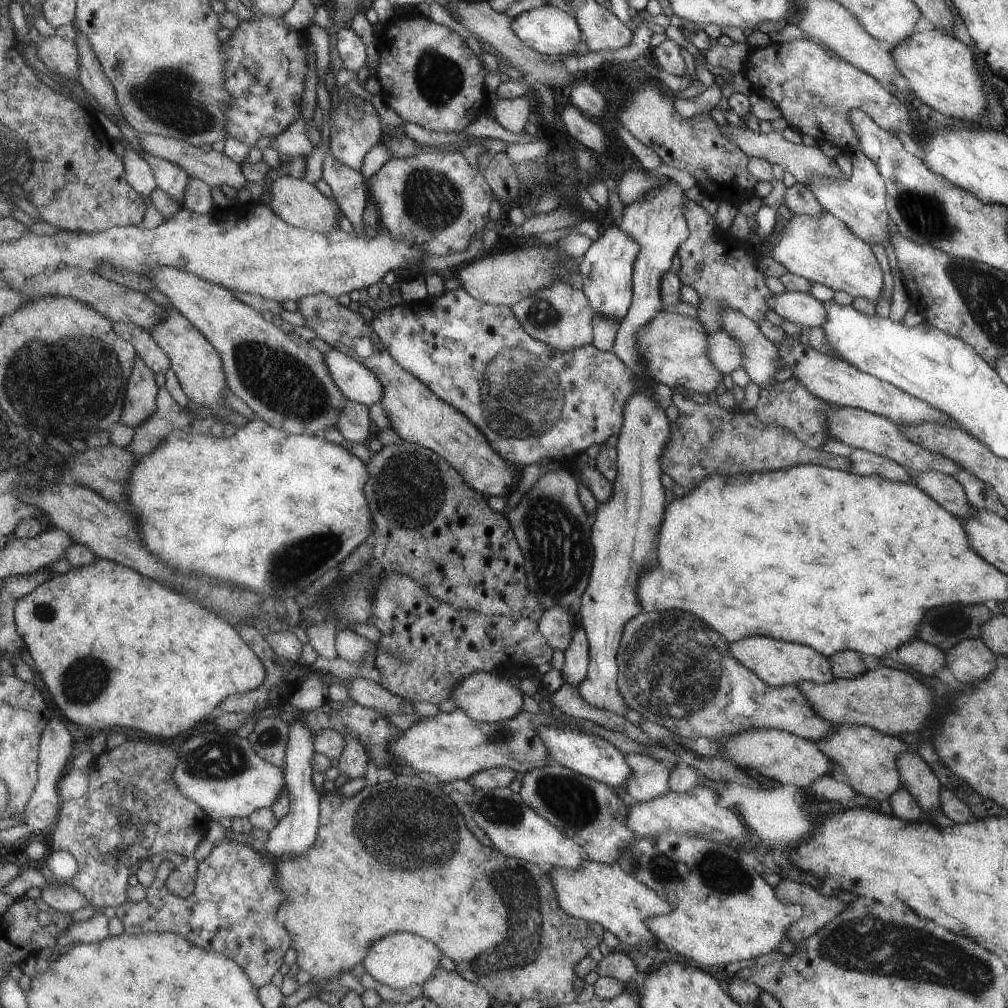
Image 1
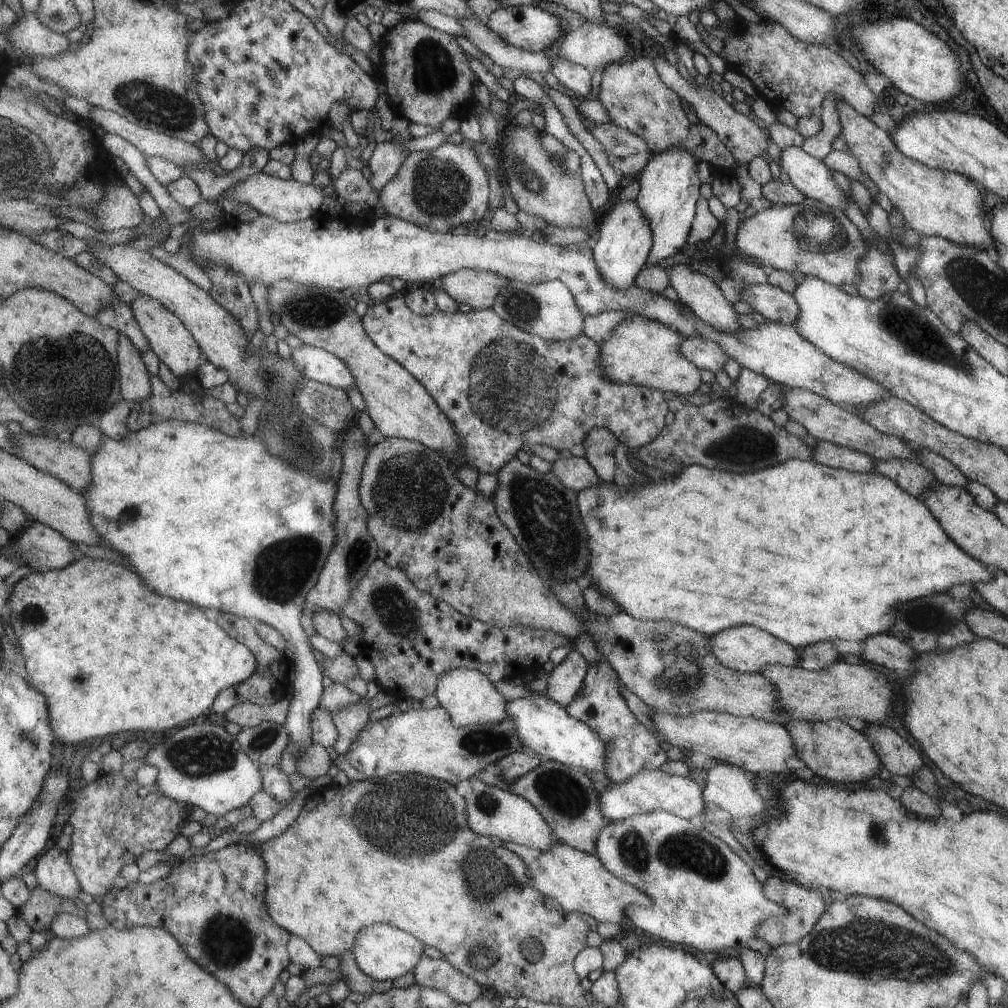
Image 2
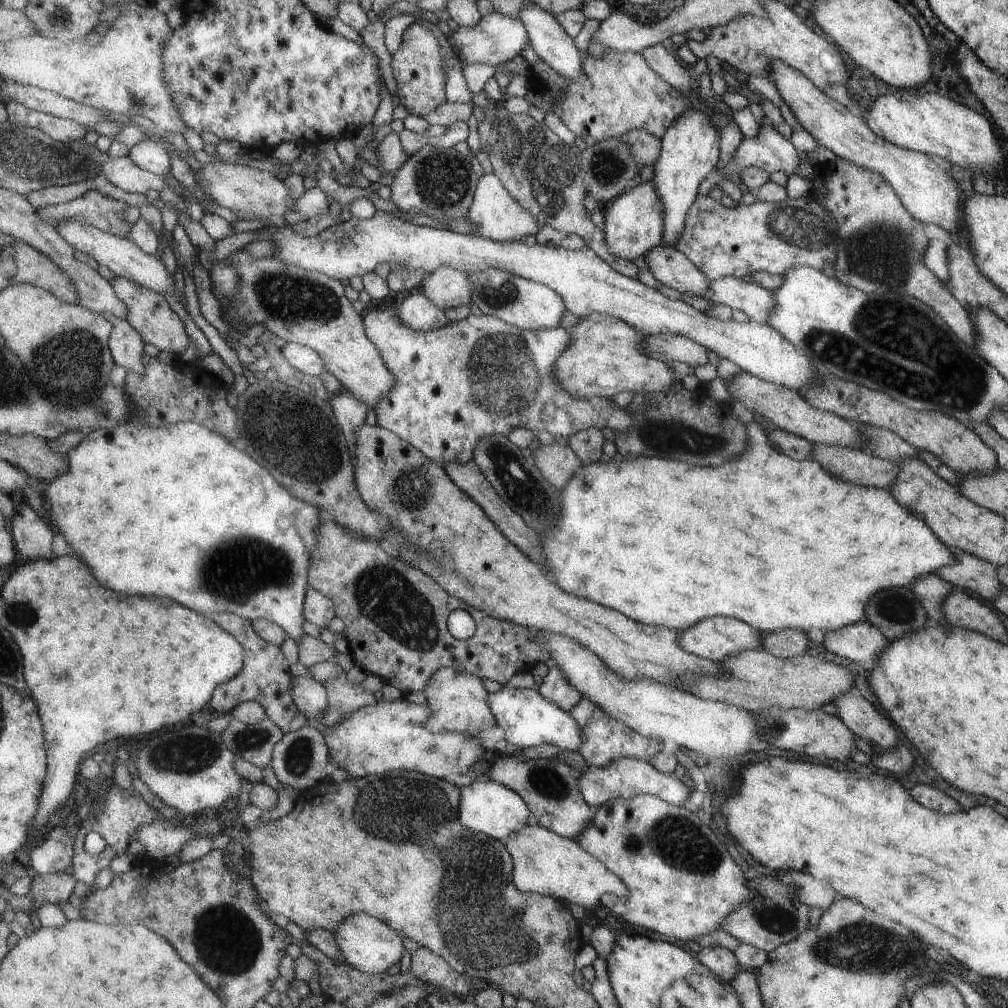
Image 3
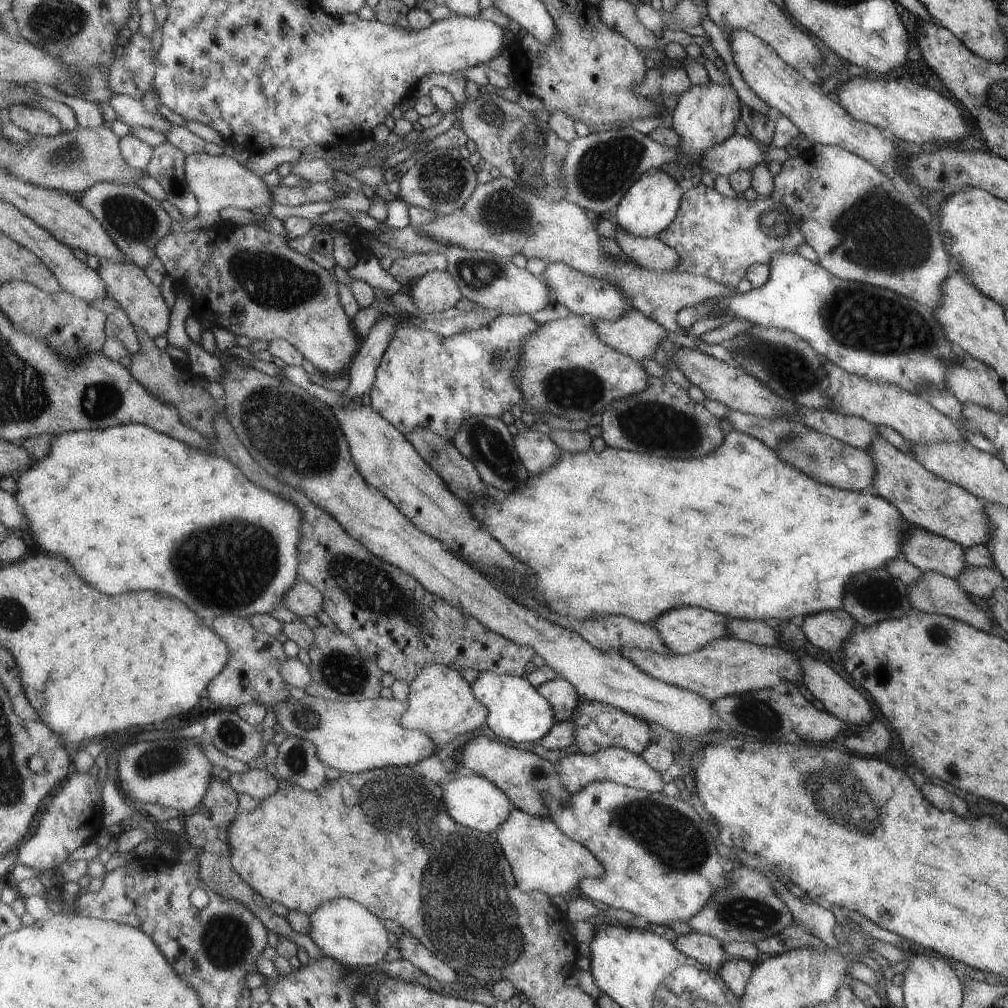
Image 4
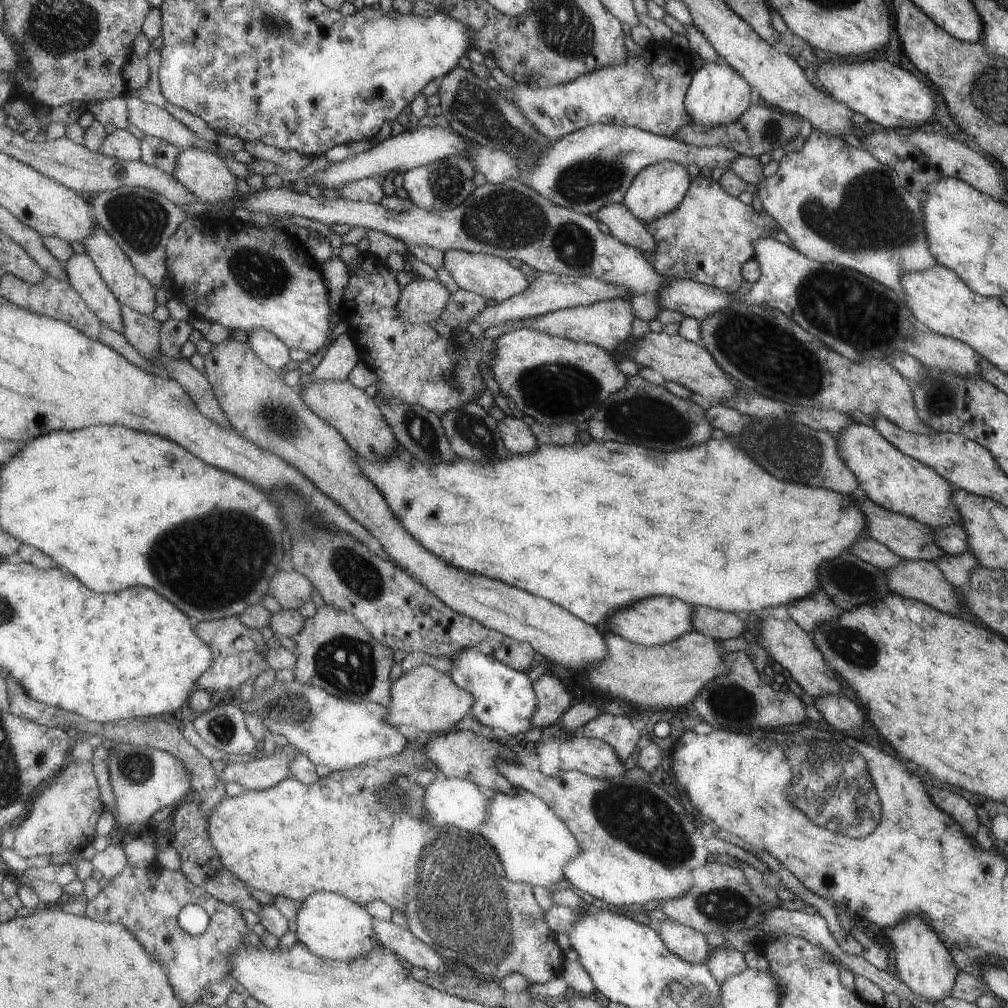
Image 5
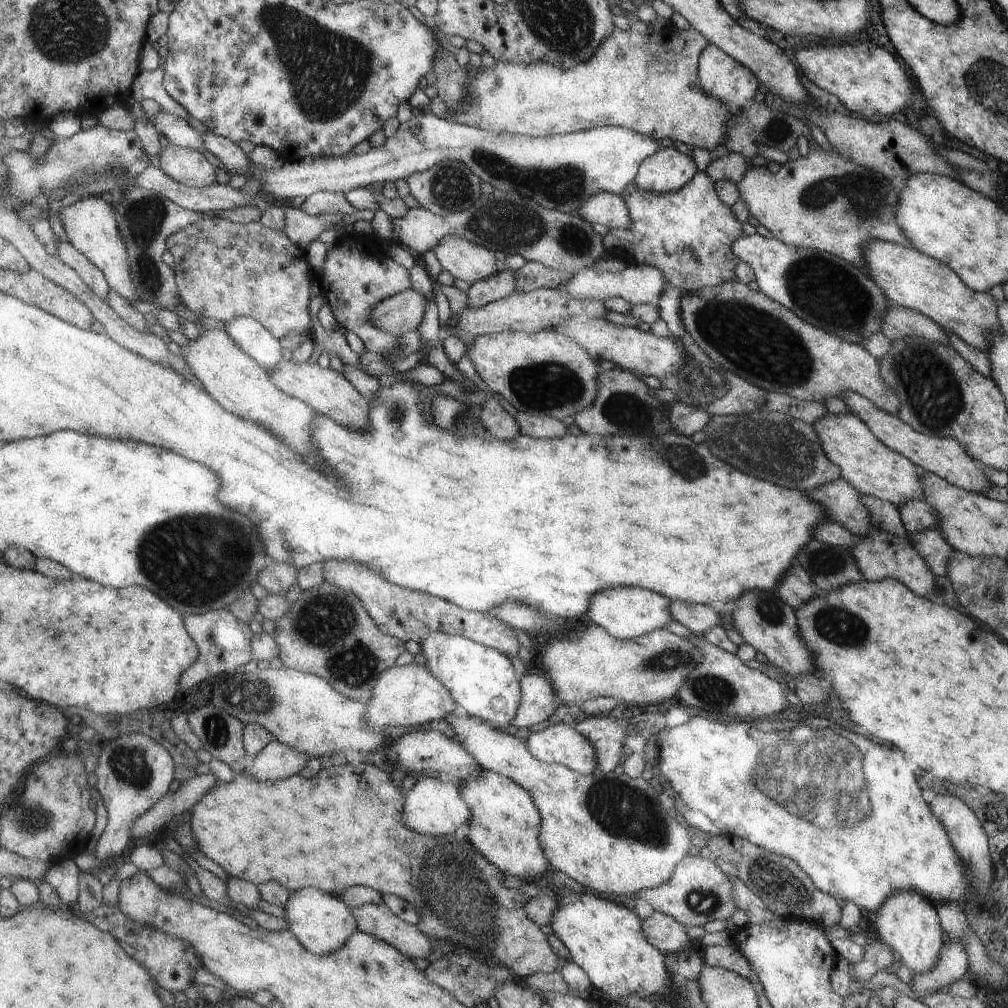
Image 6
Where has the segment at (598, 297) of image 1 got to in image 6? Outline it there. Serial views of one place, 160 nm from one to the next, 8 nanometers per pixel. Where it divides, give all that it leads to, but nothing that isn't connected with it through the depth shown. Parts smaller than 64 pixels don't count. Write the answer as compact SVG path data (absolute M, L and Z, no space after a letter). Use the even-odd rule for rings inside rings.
M664 143L640 162L633 185L643 191L668 193L687 184L697 174L693 157Z

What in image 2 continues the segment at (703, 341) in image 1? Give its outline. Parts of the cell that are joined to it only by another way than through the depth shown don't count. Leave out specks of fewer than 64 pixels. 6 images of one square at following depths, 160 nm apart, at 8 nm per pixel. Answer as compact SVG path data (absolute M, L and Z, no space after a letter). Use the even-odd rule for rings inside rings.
M625 315L611 330L610 337L604 338L599 346L601 364L605 379L611 379L613 383L625 383L626 385L641 385L649 389L663 392L675 392L678 396L686 397L692 394L699 386L699 369L679 352L680 342L685 338L679 331L672 331L660 323L653 322L639 315Z

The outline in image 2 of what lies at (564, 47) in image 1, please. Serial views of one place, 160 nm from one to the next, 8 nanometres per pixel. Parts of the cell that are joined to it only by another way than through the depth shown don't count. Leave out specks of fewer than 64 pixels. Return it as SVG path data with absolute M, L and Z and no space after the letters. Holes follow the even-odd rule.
M517 5L499 7L487 23L509 44L539 52L553 43L559 44L563 38L557 18L534 5Z

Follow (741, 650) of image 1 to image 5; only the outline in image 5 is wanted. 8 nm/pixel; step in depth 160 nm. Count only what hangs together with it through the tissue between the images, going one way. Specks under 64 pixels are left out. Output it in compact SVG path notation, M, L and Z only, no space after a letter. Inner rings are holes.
M667 596L647 598L643 602L637 602L637 606L627 606L625 610L617 610L617 614L607 618L607 626L610 626L610 633L629 640L633 644L642 646L661 646L667 642L676 641L681 634L689 634L693 631L693 617L691 606Z

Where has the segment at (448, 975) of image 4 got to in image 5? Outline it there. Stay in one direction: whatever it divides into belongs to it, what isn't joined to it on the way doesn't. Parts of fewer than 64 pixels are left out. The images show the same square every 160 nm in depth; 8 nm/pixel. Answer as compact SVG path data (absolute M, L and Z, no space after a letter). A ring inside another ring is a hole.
M376 920L376 930L381 945L399 955L413 967L429 970L434 974L447 974L445 960L409 928L399 927L395 922Z

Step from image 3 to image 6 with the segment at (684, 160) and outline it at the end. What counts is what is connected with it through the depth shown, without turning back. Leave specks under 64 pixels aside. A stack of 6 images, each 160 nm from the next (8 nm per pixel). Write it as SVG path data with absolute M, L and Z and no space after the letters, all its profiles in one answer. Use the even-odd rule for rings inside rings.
M702 45L699 83L709 98L725 105L731 114L752 102L752 72L715 45Z

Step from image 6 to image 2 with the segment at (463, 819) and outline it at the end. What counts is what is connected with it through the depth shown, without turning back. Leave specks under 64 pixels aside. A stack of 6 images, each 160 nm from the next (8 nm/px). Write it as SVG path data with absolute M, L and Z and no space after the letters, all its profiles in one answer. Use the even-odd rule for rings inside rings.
M473 777L472 792L464 797L467 799L468 821L470 827L477 833L492 839L499 840L502 844L515 843L544 851L551 845L557 844L549 824L545 822L540 810L533 806L521 795L503 790L499 786L490 786L481 782L479 777Z

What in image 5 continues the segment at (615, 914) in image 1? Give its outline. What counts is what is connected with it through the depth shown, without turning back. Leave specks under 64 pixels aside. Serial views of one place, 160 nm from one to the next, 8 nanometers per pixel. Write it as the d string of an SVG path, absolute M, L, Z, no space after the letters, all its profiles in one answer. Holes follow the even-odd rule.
M519 787L512 796L503 792L493 796L493 802L489 802L489 820L478 832L497 848L508 878L532 886L545 888L559 882L564 876L564 866L581 852L580 843L556 818L555 812L539 796Z

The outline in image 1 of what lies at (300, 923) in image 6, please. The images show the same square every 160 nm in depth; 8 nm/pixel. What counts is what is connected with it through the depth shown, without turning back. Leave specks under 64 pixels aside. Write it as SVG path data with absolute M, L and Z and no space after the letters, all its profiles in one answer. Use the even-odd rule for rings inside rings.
M399 932L389 934L389 938L381 938L375 948L371 948L364 958L363 966L379 983L391 988L409 988L409 986L423 986L425 981L433 978L439 966L439 958L444 955L431 940L425 940L417 934Z

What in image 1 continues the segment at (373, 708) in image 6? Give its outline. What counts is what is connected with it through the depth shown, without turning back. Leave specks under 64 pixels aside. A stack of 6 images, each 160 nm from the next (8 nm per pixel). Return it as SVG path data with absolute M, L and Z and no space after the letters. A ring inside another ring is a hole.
M479 671L463 679L454 690L451 698L457 707L461 707L465 712L477 721L488 723L501 722L516 717L522 710L523 693L507 678L507 674L491 674L487 671Z

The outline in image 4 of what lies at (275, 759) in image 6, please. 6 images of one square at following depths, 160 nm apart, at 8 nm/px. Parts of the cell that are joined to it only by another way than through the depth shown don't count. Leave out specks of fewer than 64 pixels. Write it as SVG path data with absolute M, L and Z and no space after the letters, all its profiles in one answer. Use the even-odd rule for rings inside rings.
M254 764L249 772L231 774L230 784L240 795L250 795L257 803L271 798L279 790L279 780L271 766Z

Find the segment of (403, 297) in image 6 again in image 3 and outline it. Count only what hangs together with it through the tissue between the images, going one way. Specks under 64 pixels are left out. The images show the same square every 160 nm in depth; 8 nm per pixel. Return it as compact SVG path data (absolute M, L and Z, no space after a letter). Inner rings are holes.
M445 266L424 277L423 293L441 310L472 303L474 284L466 272Z

